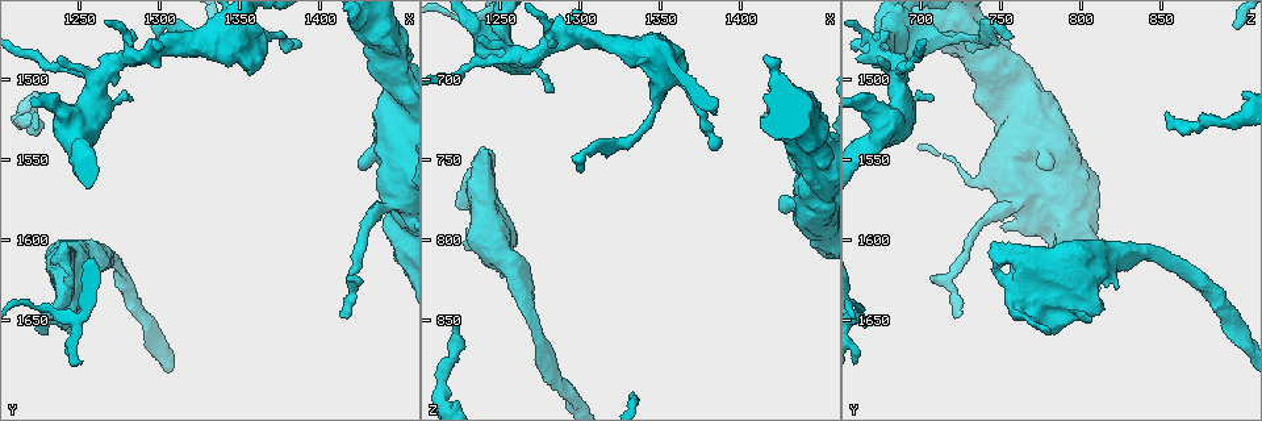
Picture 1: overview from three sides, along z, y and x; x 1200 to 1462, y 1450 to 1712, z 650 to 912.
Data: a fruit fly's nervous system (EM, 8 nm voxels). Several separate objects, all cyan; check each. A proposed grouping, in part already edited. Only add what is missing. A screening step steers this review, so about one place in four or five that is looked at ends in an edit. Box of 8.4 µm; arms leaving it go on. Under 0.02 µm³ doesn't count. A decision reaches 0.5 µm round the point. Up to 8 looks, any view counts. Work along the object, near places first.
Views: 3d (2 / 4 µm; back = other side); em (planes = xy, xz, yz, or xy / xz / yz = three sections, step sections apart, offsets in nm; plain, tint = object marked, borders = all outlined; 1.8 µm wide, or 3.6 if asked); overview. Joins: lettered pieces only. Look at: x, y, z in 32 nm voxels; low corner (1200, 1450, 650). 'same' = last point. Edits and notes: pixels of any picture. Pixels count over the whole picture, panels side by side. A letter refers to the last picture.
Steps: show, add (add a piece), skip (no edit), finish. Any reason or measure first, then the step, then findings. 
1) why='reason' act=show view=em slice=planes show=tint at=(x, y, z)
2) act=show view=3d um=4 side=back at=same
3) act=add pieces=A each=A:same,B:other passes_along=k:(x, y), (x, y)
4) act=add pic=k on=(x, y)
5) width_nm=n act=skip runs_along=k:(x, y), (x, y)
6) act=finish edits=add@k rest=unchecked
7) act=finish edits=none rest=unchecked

why='calibre changes' act=show view=em um=3.6 slice=yz step=8 show=tint at=(1264, 1500, 684)

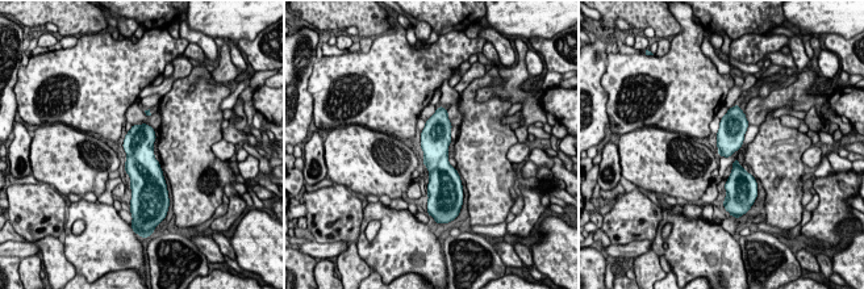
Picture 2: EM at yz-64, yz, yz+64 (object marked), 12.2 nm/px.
act=show view=em um=3.6 slice=planes show=tint at=same

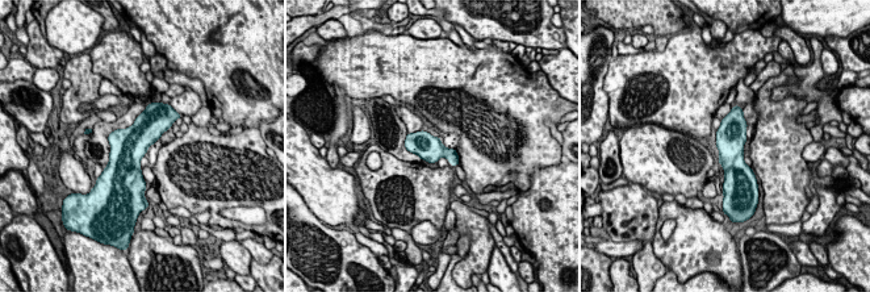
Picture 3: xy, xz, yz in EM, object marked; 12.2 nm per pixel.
why='what lies round it' act=show view=em um=3.6 slice=planes show=borders at=same

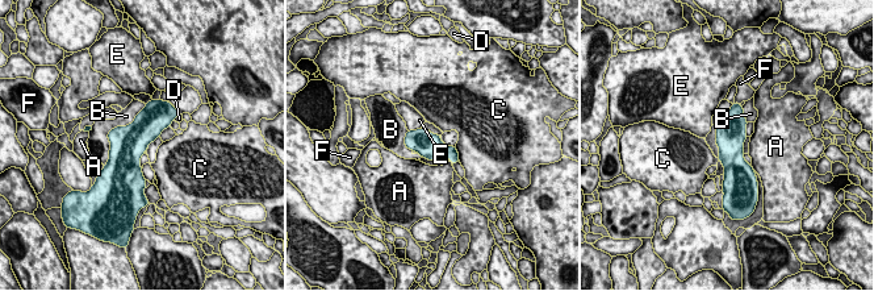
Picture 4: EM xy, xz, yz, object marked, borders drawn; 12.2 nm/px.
width_nm=320 act=skip each=A:other,B:other,C:other,D:other,E:other,F:other border=4:(146, 104), (108, 133), (104, 166) found='none of them fits'

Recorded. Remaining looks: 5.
act=show view=3d um=2 at=(1414, 1648, 724)

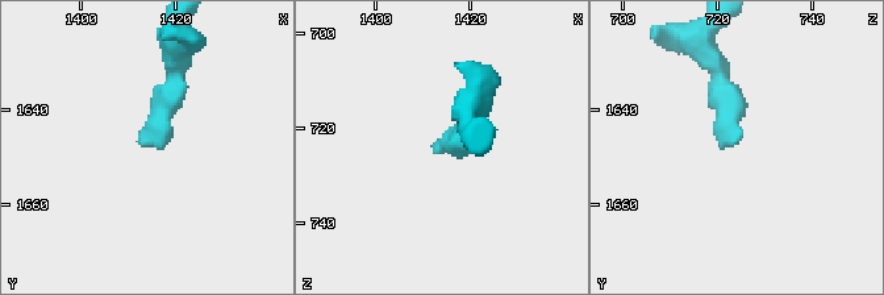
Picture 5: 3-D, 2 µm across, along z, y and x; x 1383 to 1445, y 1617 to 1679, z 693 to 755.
why='need the tissue' act=show view=em slice=planes show=borders at=(1414, 1647, 724)

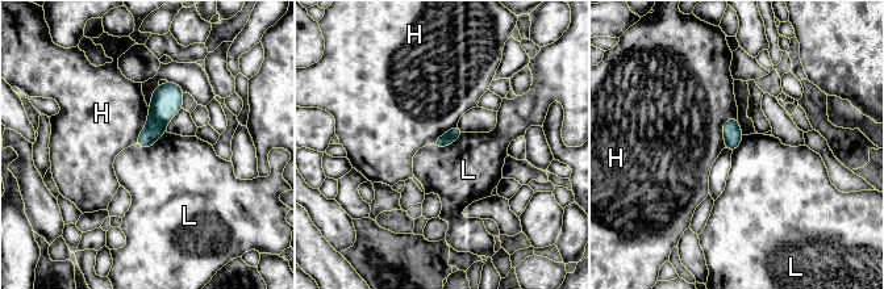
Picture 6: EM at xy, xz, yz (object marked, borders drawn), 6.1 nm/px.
act=skip each=H:other,L:other found='no lettered piece goes on from it'

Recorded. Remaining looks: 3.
why='free end' act=show view=3d um=2 at=(1222, 1520, 854)

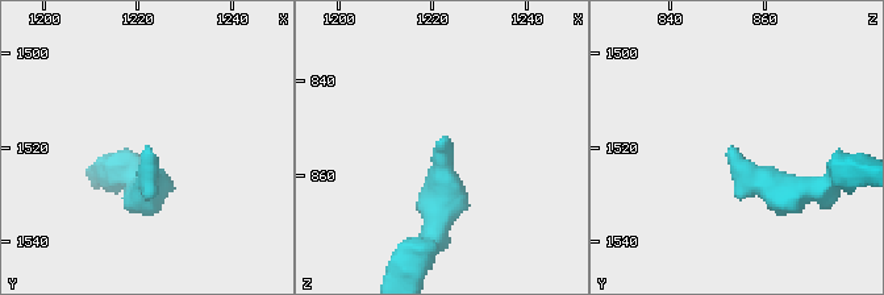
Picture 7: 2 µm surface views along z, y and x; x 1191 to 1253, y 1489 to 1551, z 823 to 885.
why='shape alone is not enough' act=show view=em slice=planes show=borders at=(1222, 1520, 853)

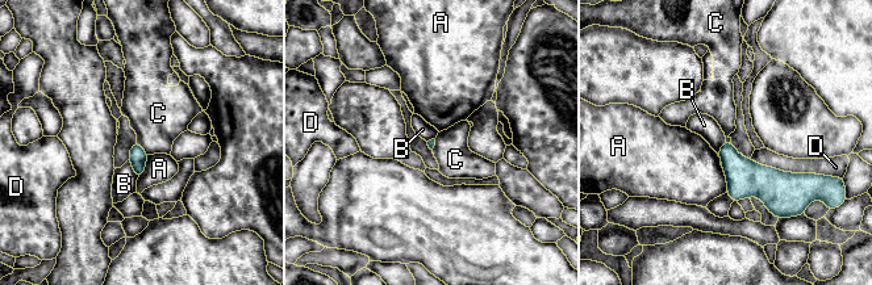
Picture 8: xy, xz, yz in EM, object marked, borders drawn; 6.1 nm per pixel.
act=skip each=A:other,B:other,C:other,D:other border=8:(128, 160), (137, 179) found='none of them fits'

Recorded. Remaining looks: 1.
act=finish edits=none rest=unchecked

